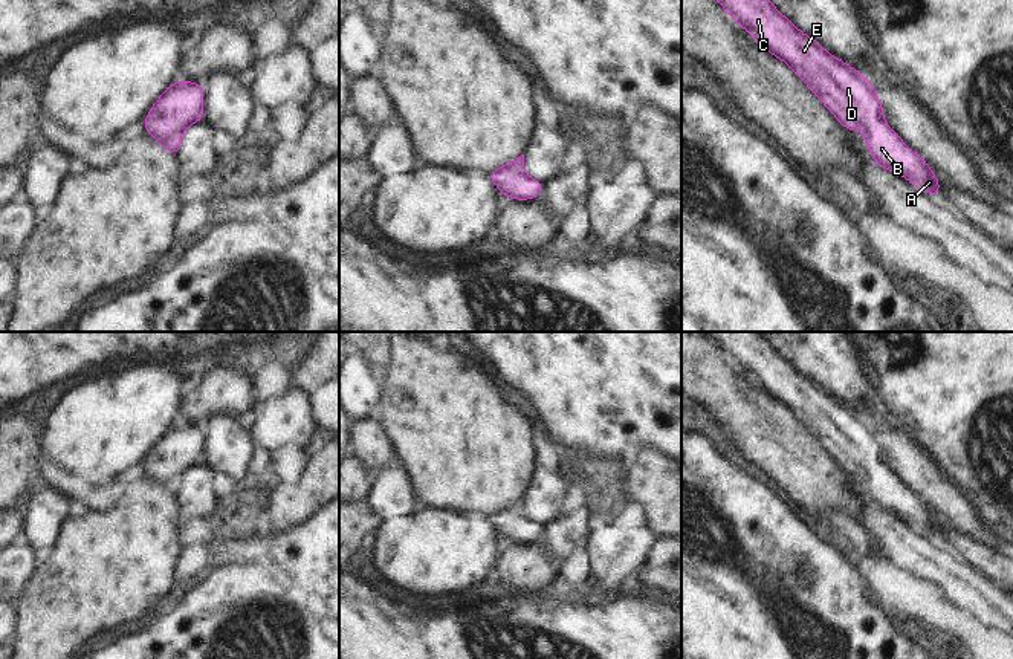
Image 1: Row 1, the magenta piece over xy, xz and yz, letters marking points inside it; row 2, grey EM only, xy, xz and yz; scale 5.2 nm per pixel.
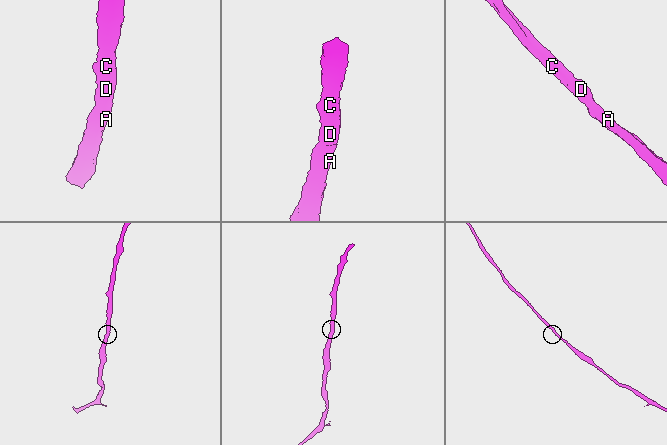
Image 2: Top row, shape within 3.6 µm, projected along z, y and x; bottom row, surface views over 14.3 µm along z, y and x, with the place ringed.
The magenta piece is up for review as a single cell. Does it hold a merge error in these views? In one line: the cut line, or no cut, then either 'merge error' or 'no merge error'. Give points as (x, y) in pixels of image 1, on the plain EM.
no cut | no merge error

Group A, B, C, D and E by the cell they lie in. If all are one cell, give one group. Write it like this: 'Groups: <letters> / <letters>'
Groups: A B C D E.

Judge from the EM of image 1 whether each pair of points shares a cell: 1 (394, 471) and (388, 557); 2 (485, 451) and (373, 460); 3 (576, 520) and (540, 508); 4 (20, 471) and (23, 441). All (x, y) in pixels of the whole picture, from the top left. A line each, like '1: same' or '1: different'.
1: different
2: different
3: different
4: same

